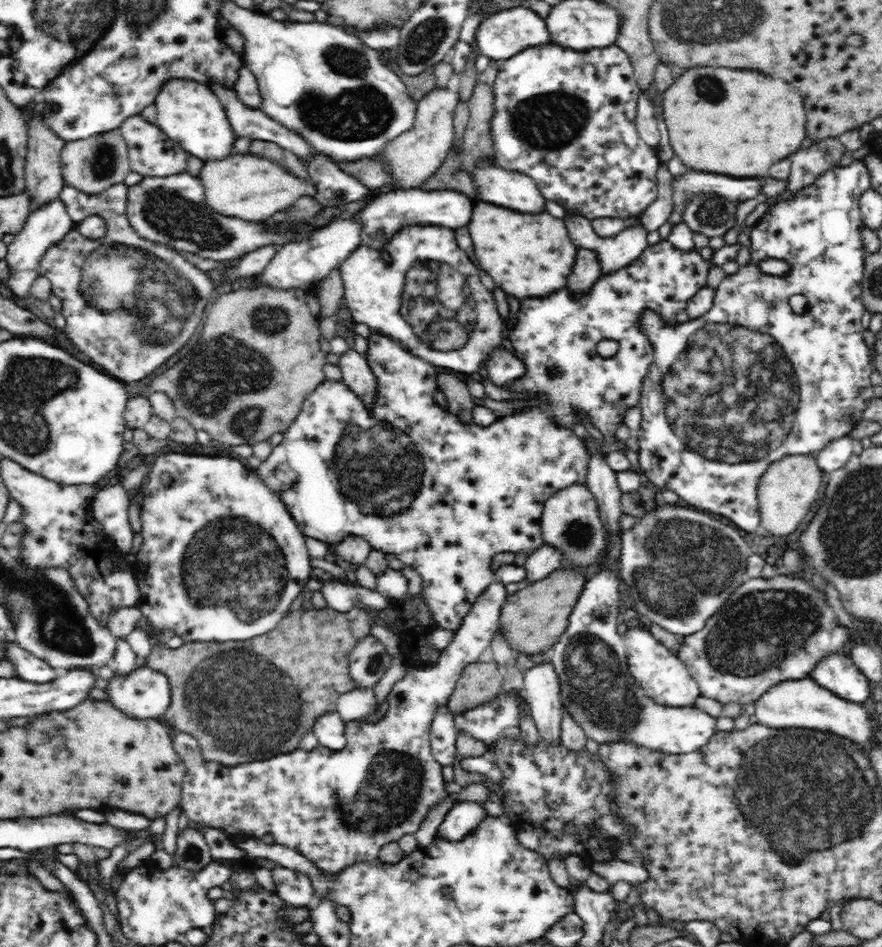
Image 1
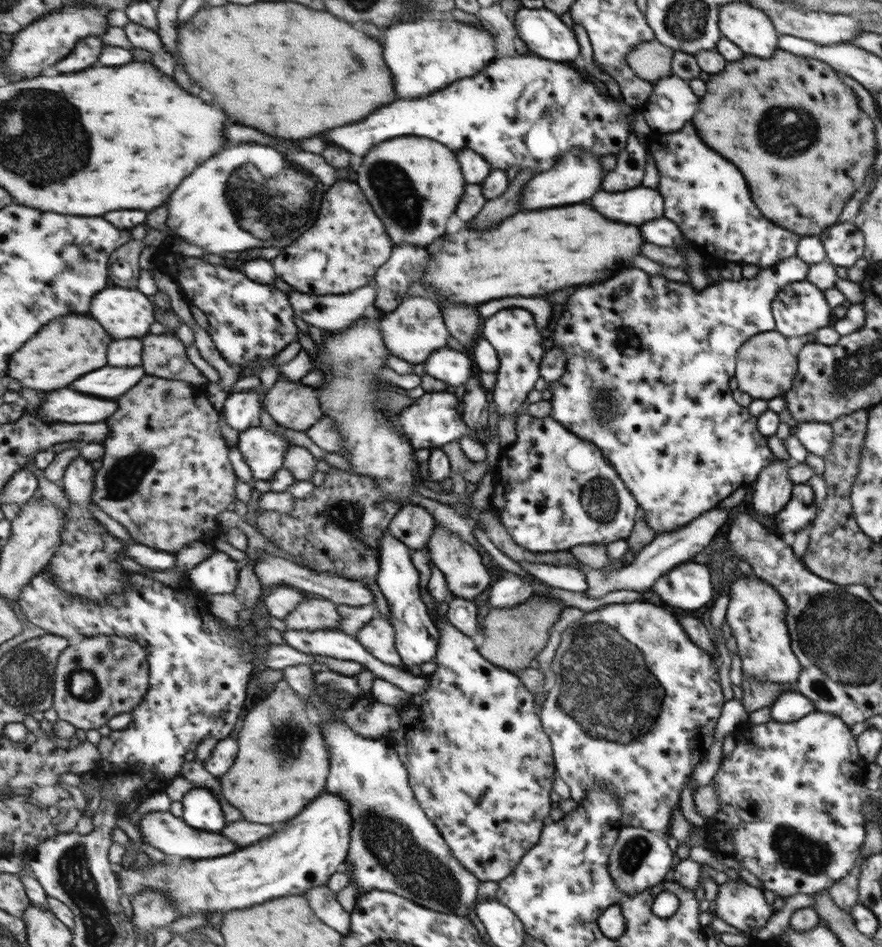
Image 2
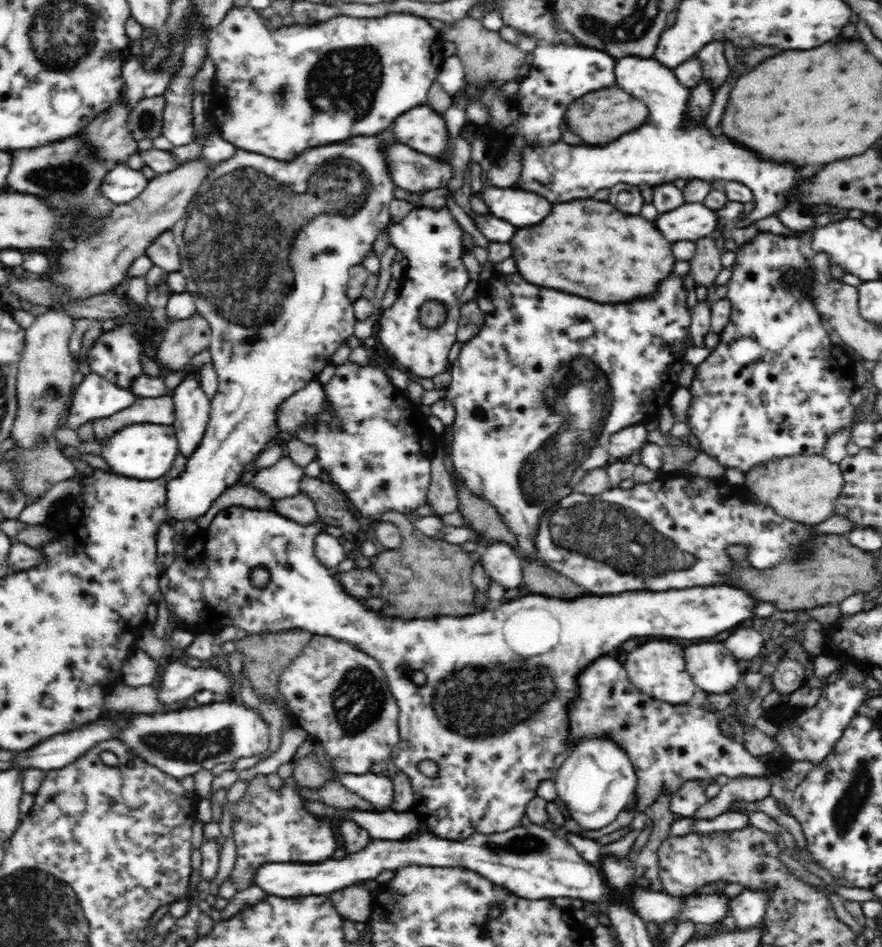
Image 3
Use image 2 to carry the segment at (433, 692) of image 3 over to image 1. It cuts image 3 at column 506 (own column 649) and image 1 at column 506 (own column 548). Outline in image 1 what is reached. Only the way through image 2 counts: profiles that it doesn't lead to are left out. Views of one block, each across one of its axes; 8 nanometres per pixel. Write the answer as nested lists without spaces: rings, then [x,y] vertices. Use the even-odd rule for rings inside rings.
[[[510,690],[492,701],[452,715],[456,736],[464,733],[490,747],[500,736],[520,736],[520,721],[528,712],[524,693]]]

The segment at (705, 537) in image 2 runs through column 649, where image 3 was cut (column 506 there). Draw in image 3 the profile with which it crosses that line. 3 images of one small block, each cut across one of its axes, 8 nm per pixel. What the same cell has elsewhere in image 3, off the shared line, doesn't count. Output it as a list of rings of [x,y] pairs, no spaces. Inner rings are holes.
[[[487,541],[480,549],[481,563],[490,578],[506,588],[516,588],[524,581],[522,557],[508,542]]]

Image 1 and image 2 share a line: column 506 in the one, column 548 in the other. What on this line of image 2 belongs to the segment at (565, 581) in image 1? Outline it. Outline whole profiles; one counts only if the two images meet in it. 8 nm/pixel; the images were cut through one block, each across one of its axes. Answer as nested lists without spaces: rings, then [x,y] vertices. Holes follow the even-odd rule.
[[[531,595],[525,602],[506,609],[491,607],[480,625],[483,642],[477,648],[480,654],[495,666],[516,674],[519,669],[529,666],[543,650],[551,628],[560,617],[564,605],[556,599]]]

